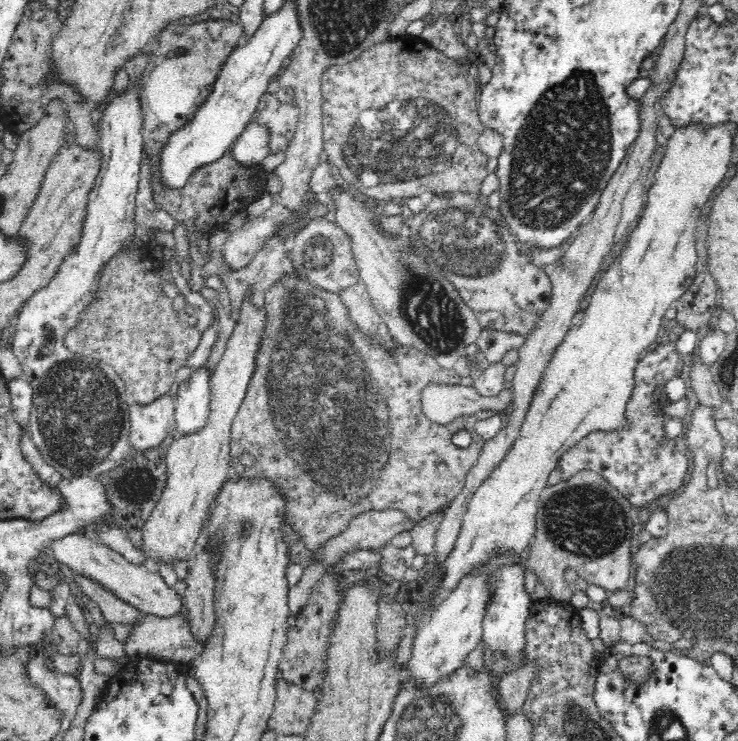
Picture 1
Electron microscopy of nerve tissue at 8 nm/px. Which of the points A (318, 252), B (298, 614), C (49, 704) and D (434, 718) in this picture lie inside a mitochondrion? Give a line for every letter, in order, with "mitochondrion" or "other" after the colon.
A: mitochondrion
B: other
C: other
D: mitochondrion

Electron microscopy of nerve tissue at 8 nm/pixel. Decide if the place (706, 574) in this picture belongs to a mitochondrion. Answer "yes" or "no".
yes

